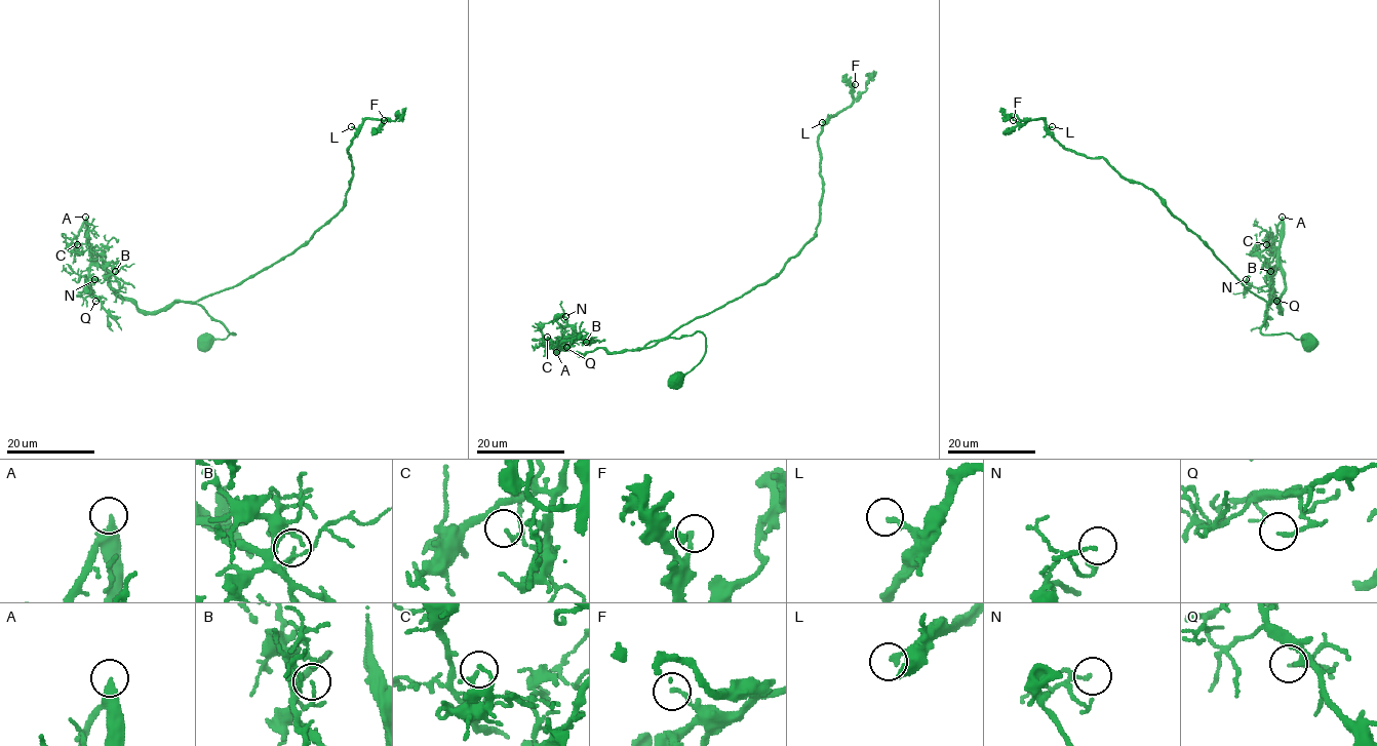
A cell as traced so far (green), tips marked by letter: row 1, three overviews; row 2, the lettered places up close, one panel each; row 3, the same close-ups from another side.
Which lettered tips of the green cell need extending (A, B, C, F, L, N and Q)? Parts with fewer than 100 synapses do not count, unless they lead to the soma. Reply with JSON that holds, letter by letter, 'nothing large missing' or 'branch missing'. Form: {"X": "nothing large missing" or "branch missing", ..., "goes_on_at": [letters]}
{"A": "branch missing", "B": "nothing large missing", "C": "nothing large missing", "F": "nothing large missing", "L": "nothing large missing", "N": "nothing large missing", "Q": "nothing large missing", "goes_on_at": ["A"]}

